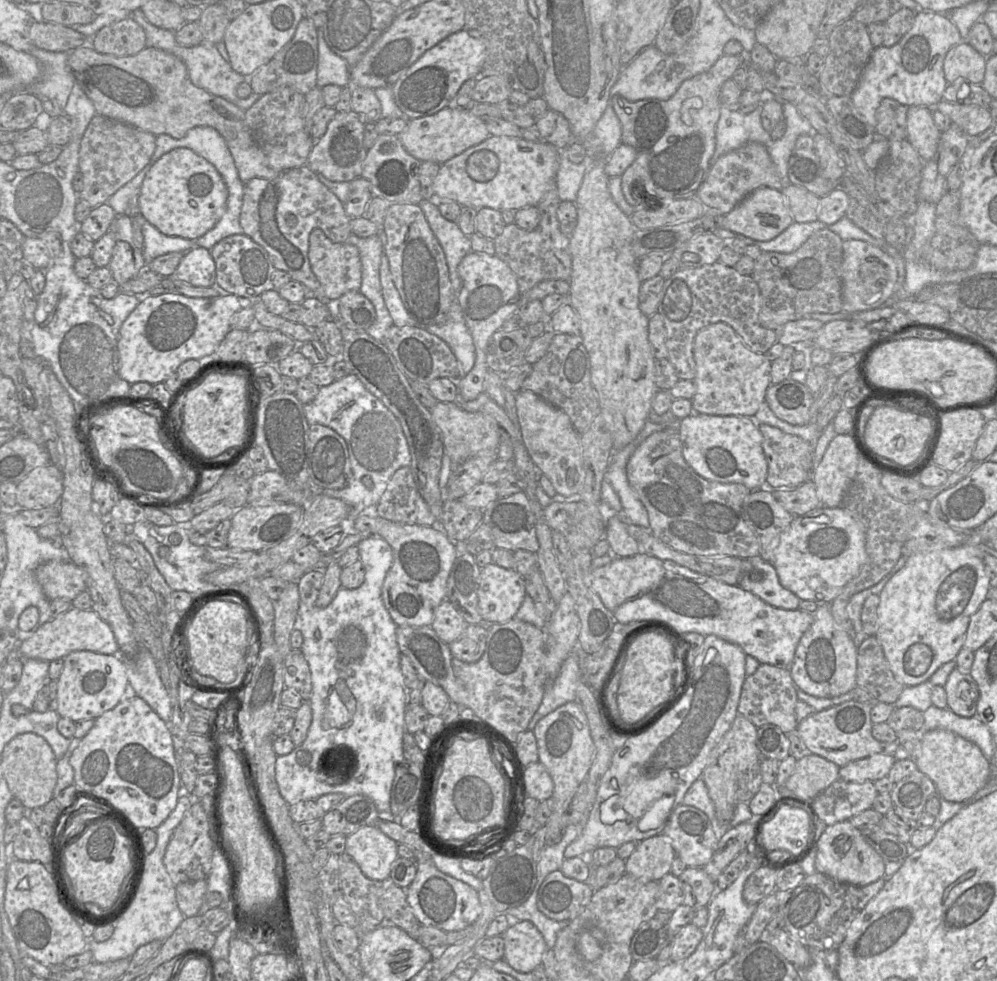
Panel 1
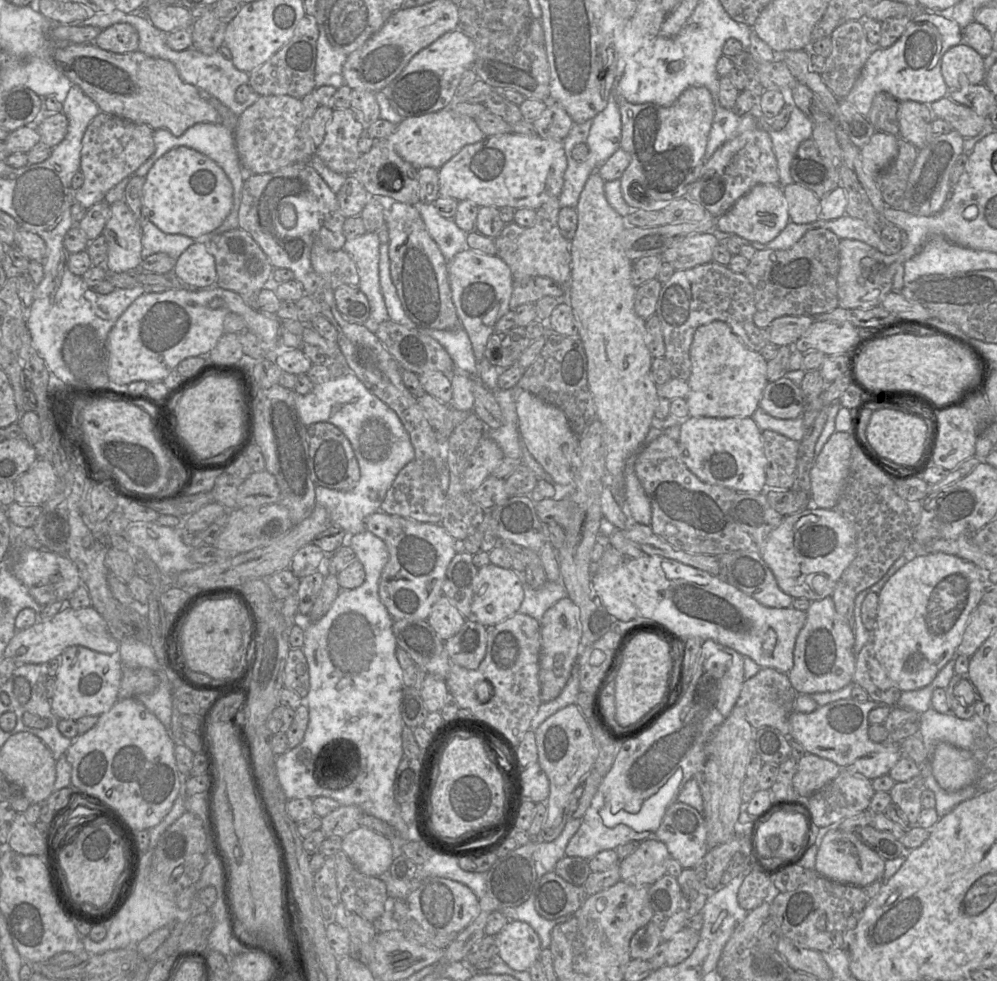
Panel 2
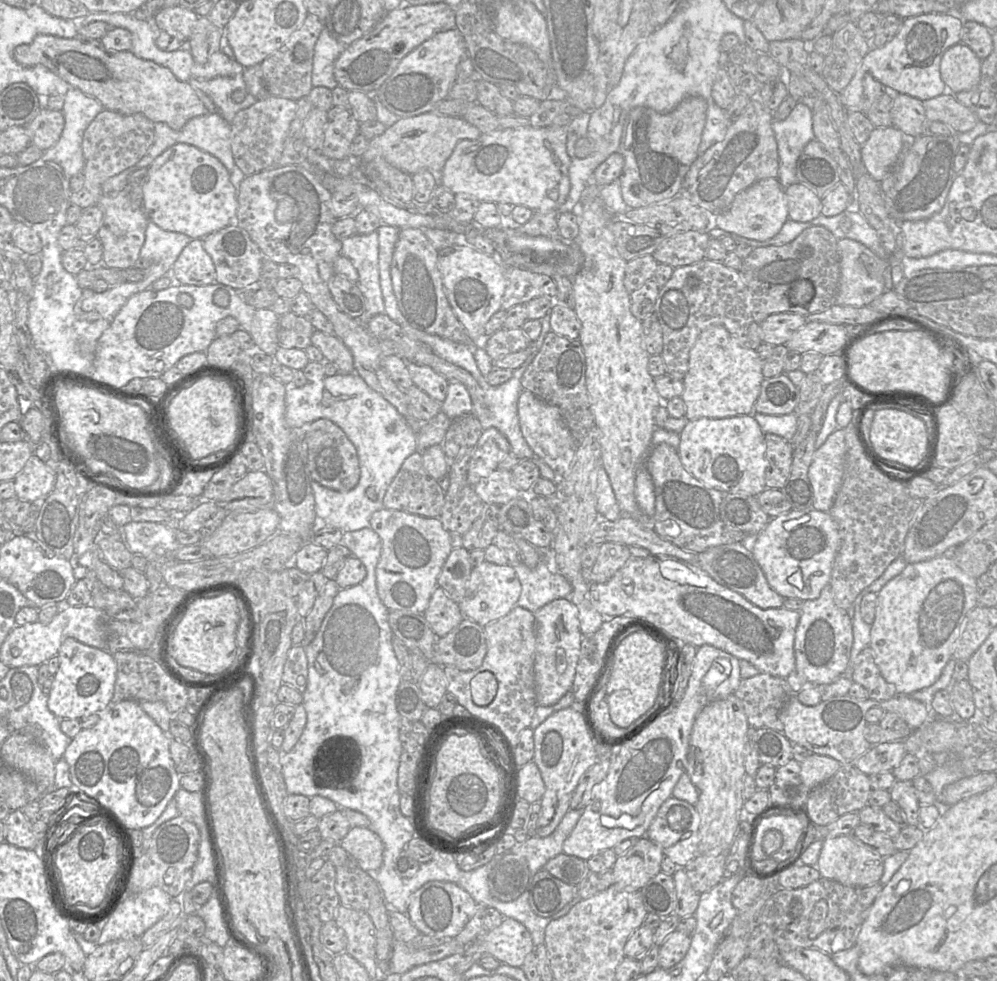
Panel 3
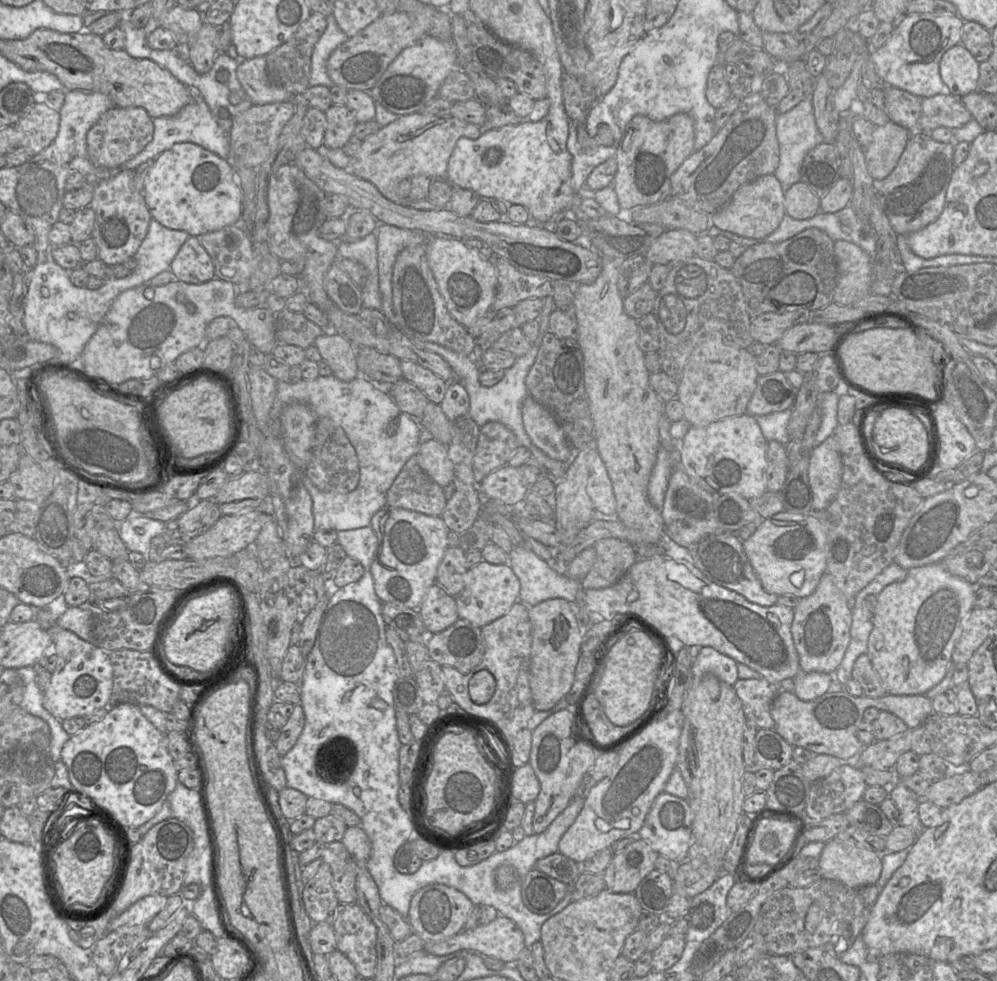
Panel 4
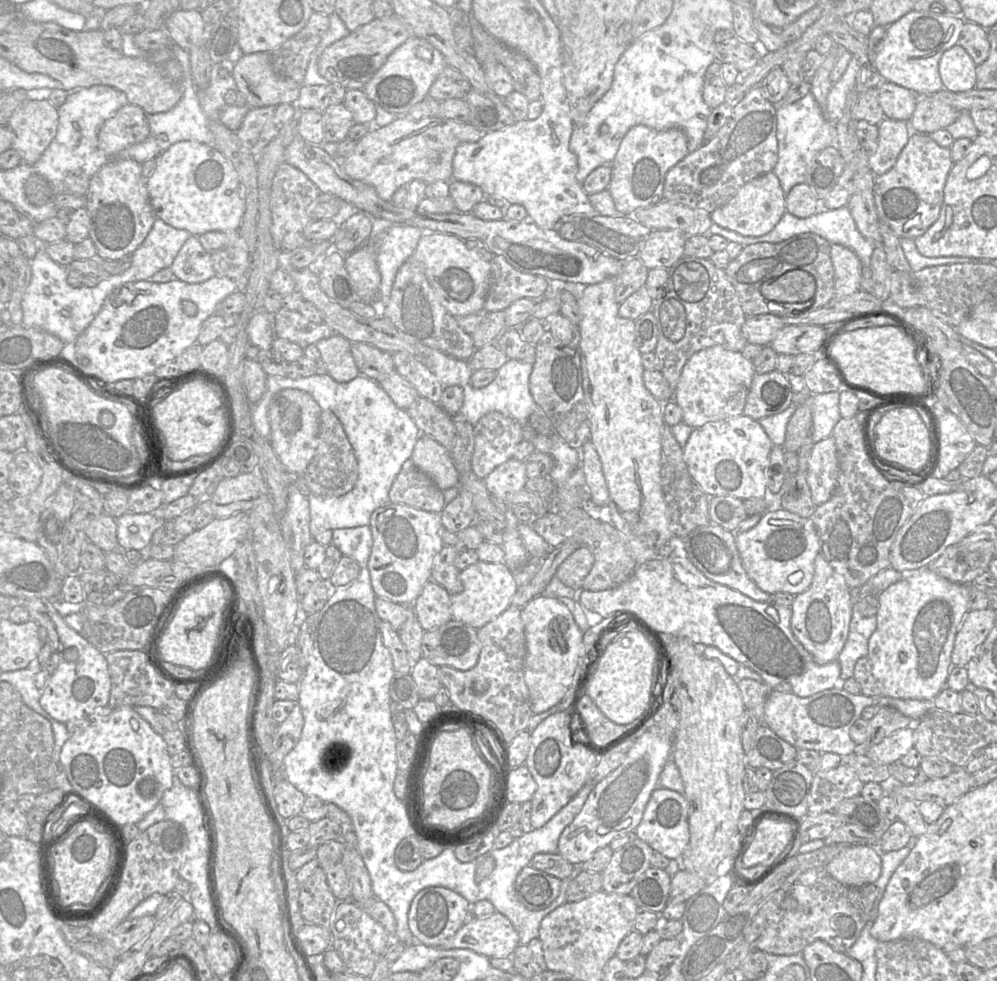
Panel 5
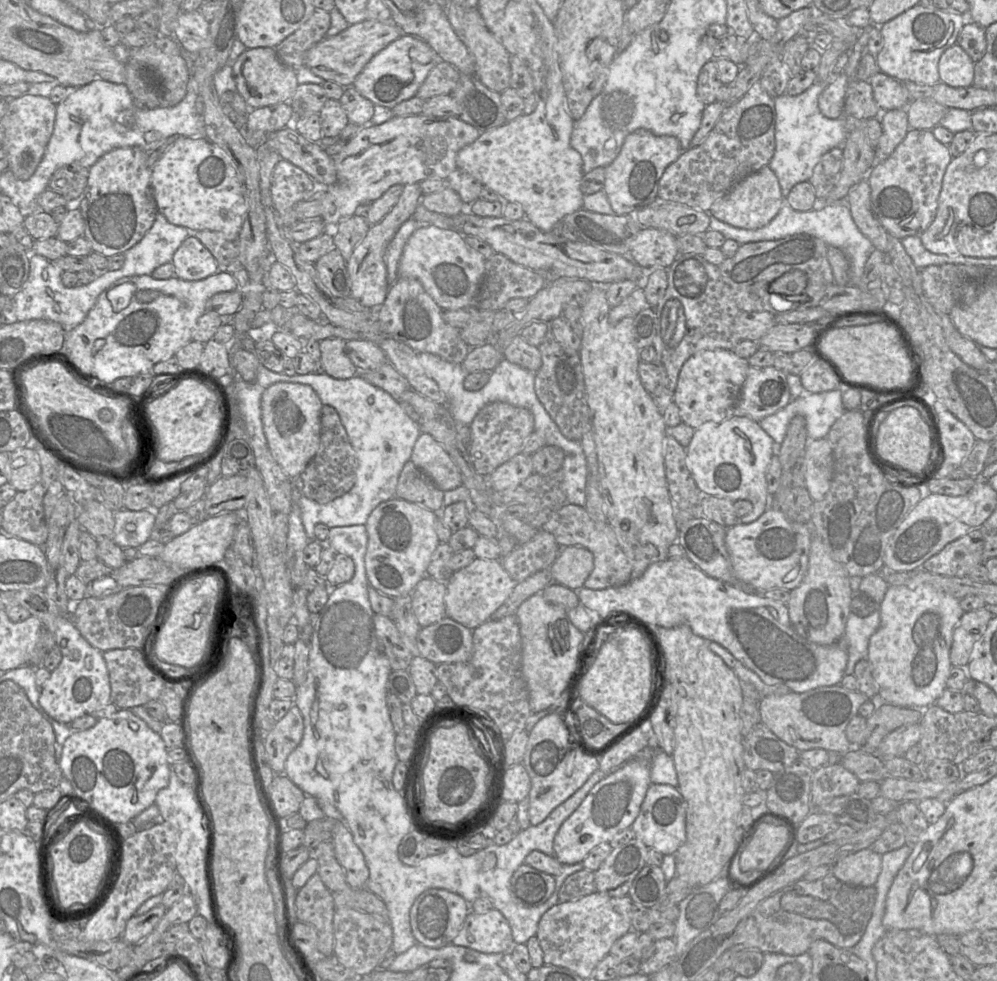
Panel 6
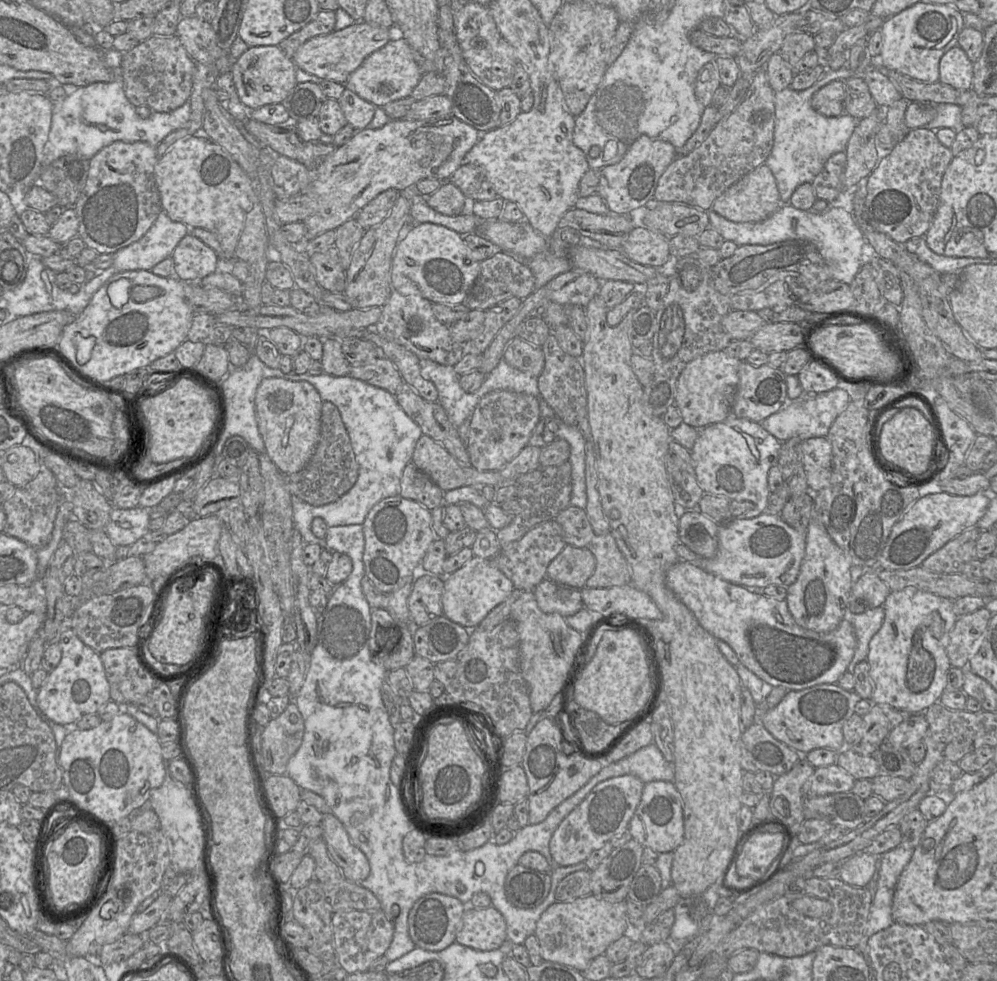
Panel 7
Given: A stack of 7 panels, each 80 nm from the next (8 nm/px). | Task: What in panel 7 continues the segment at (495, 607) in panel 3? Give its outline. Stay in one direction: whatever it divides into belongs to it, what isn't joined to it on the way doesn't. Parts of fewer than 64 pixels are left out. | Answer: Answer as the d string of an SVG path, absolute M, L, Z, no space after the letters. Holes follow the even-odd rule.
M473 556L461 568L444 577L442 612L451 621L473 630L496 606L506 600L514 590L514 585L491 559Z

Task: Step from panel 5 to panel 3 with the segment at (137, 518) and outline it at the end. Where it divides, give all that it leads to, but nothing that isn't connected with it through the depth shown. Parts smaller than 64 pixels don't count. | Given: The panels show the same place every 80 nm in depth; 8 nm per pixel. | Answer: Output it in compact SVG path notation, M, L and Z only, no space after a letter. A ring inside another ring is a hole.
M130 521L120 528L122 528L122 541L127 545L128 549L131 551L132 554L141 554L144 557L148 557L155 546L163 546L168 554L171 555L171 558L173 558L173 553L179 547L186 546L180 545L176 540L176 531L166 527L163 523Z

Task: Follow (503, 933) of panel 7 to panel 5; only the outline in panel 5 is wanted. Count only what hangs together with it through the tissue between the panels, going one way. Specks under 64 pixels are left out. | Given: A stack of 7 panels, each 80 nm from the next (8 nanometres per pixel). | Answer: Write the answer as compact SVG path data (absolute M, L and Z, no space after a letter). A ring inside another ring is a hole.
M495 911L487 917L468 918L452 937L446 939L440 946L432 947L440 947L445 950L470 949L488 958L512 958L513 952L519 945L519 935L510 920Z

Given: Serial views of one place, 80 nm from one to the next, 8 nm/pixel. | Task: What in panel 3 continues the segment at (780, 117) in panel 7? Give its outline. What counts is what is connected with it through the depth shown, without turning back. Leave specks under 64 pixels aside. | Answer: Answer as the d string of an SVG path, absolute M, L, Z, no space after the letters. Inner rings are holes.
M797 103L789 116L782 121L773 120L772 128L778 149L778 181L785 189L798 182L796 164L804 147L815 139L813 111Z

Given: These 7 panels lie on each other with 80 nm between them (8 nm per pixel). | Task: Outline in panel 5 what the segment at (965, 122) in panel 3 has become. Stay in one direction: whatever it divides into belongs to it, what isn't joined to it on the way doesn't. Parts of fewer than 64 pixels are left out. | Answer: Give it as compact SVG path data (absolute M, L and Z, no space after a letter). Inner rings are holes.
M917 95L917 103L909 121L913 132L929 134L954 123L961 111L945 104L934 95Z

